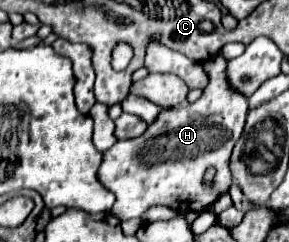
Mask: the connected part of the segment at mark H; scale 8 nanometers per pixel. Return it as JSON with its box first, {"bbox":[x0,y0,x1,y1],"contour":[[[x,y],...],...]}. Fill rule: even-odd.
{"bbox":[98,54,248,220],"contour":[[[220,54],[204,62],[204,72],[208,76],[208,86],[196,102],[162,110],[156,120],[148,124],[142,136],[118,140],[104,152],[104,160],[98,168],[98,180],[116,196],[112,214],[118,220],[142,218],[150,206],[158,204],[176,212],[202,212],[208,210],[222,194],[228,194],[232,186],[228,160],[244,130],[248,98],[230,86],[226,60]],[[210,166],[216,168],[214,186],[204,188],[202,176]]]}

